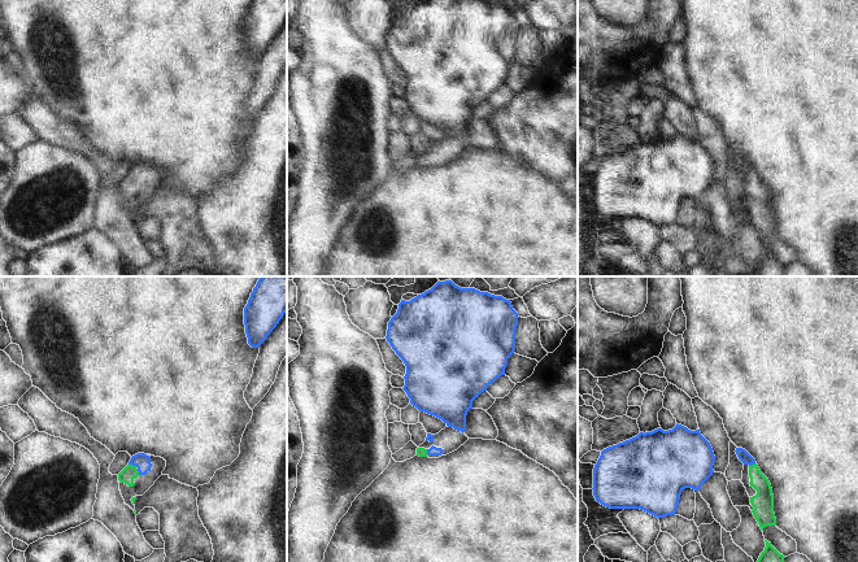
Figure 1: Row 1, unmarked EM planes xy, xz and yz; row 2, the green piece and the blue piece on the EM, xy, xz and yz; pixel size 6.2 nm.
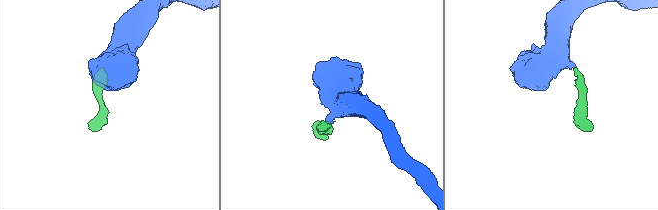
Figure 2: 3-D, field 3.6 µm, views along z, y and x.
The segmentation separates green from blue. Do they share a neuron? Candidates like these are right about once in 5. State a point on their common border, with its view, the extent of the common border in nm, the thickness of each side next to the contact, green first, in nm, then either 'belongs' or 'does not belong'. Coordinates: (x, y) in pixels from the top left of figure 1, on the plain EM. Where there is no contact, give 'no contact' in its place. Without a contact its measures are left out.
meets green in xy at (131, 174); contact 60 nm long; 90 nm thick on the green side, 100 nm on the other; belongs

